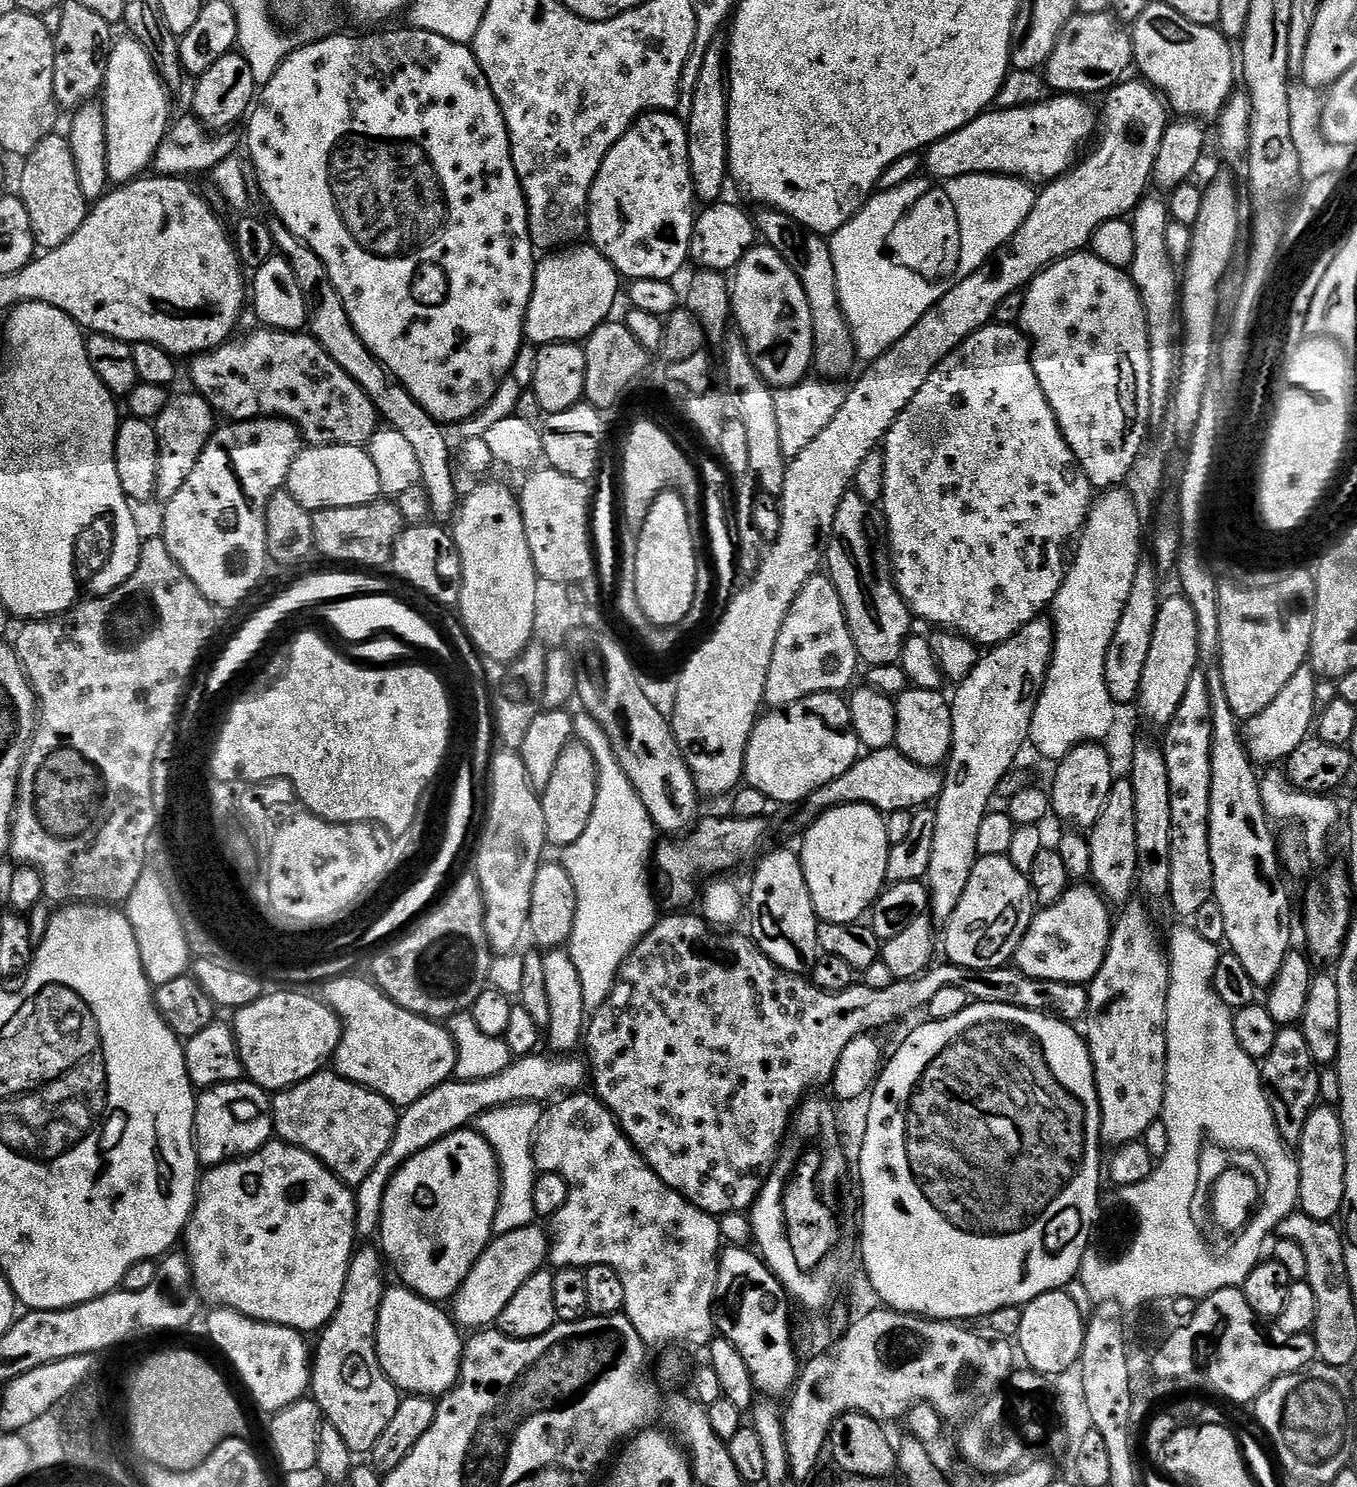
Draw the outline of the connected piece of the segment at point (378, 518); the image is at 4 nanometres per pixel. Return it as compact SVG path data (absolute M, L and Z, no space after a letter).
M381 498L366 506L324 508L321 512L311 513L315 551L328 560L345 560L348 566L361 564L364 568L380 568L384 564L385 567L392 559L396 540L406 524L392 504L395 503Z

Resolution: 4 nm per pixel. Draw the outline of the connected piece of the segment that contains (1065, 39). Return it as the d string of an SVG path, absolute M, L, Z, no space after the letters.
M1111 11L1083 12L1066 22L1042 69L1044 83L1053 93L1104 94L1121 83L1126 76L1124 71L1133 67L1131 31Z

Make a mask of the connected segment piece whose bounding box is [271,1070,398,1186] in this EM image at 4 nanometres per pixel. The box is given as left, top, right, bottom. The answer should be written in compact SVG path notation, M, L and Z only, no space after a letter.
M321 1070L315 1072L310 1078L306 1078L301 1084L295 1084L293 1088L283 1089L271 1097L272 1101L272 1127L284 1124L284 1114L288 1114L290 1122L294 1116L300 1116L298 1110L306 1110L306 1104L328 1104L328 1102L340 1102L340 1154L336 1152L330 1162L328 1158L320 1159L320 1154L314 1154L322 1163L336 1175L342 1183L349 1186L359 1186L366 1182L366 1177L374 1166L378 1166L378 1158L386 1154L390 1142L394 1138L394 1130L398 1119L398 1109L386 1098L382 1098L376 1092L363 1088L361 1084L350 1082L346 1077L339 1076L333 1070Z

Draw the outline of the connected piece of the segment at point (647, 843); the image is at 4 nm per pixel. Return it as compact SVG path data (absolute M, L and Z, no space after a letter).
M577 711L574 716L574 732L579 743L586 745L590 754L594 754L598 782L590 822L586 822L586 831L582 833L582 838L578 838L578 842L574 842L569 848L563 849L562 863L566 874L570 874L570 882L574 882L576 891L576 917L572 927L570 951L574 966L578 966L578 974L582 978L585 1005L595 1010L607 1002L624 960L658 919L658 900L654 895L653 885L652 888L648 885L648 872L650 876L650 861L654 856L658 829L652 823L646 806L642 806L642 798L638 798L630 778L626 778L622 766L616 761L610 738L602 730L600 723L587 712Z

